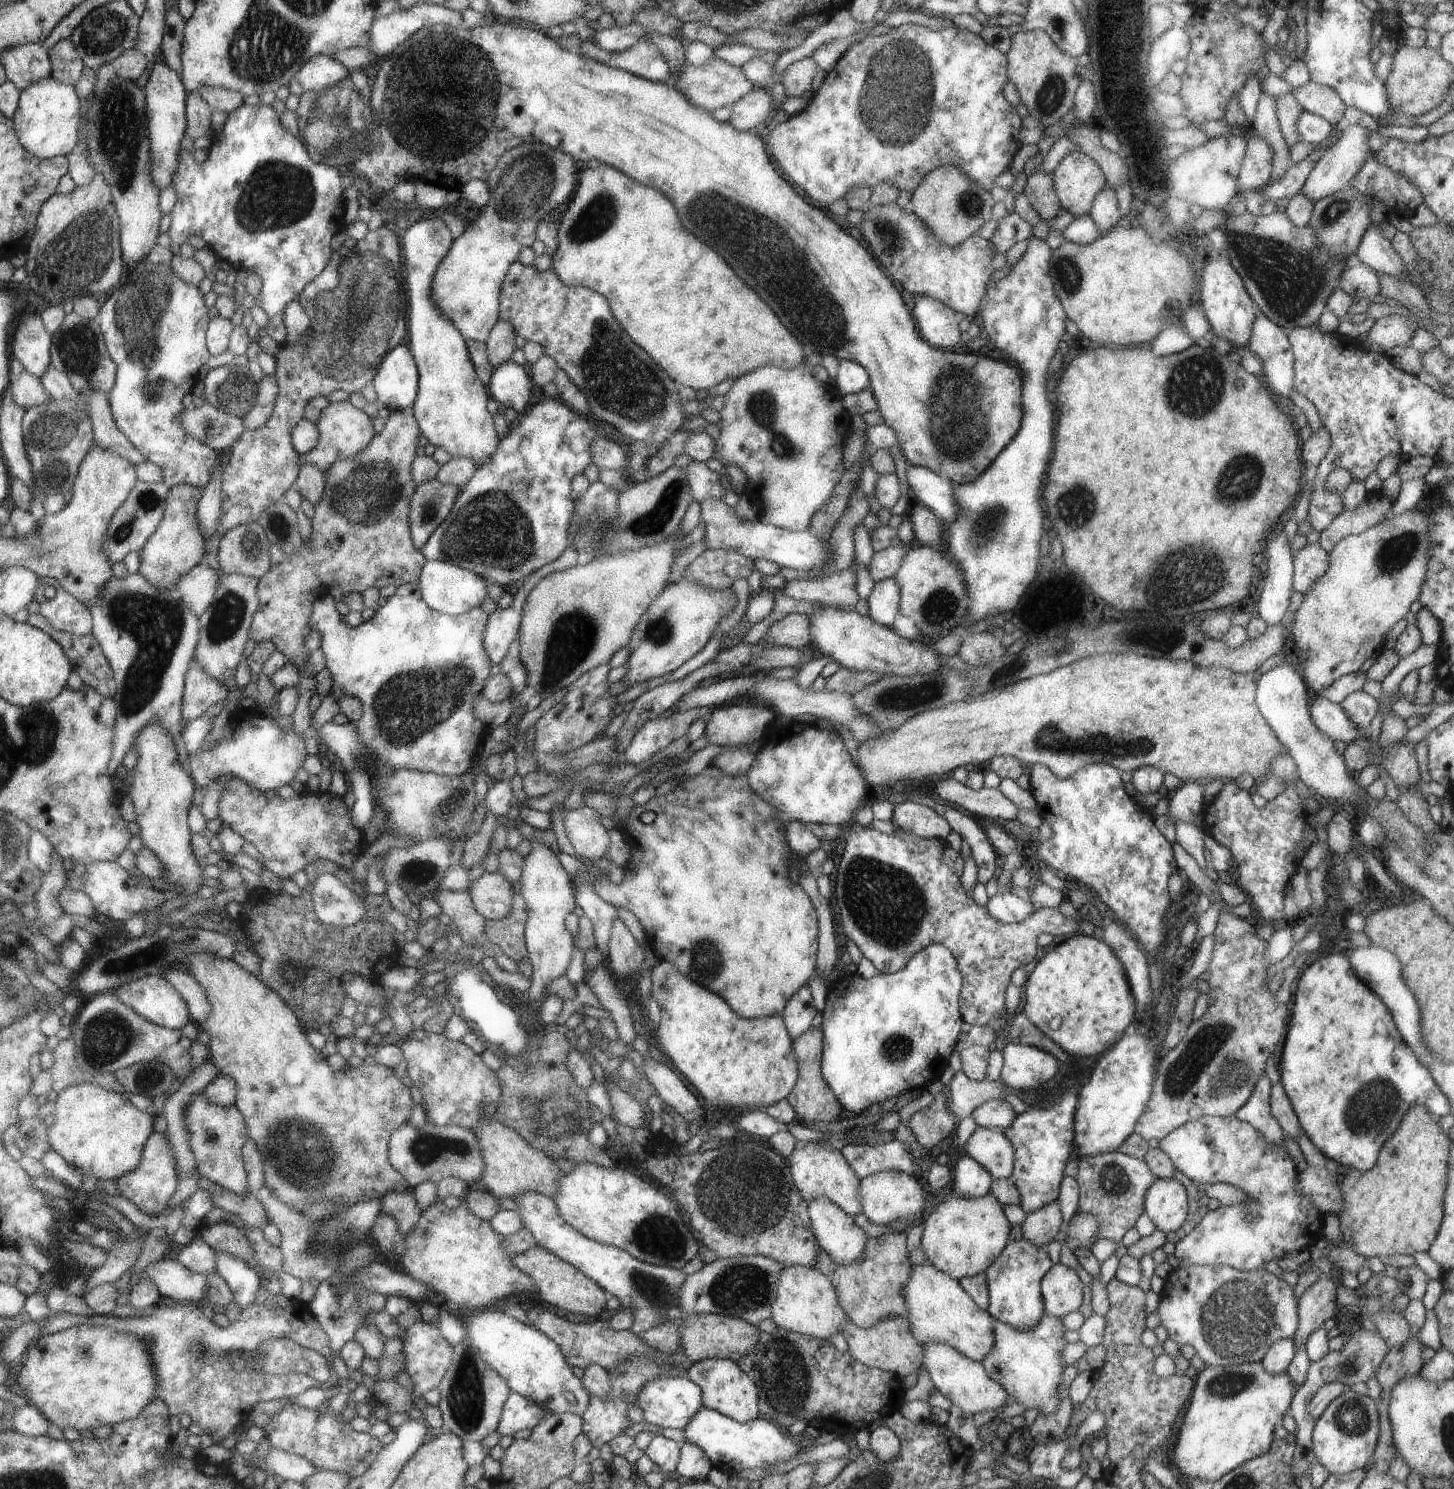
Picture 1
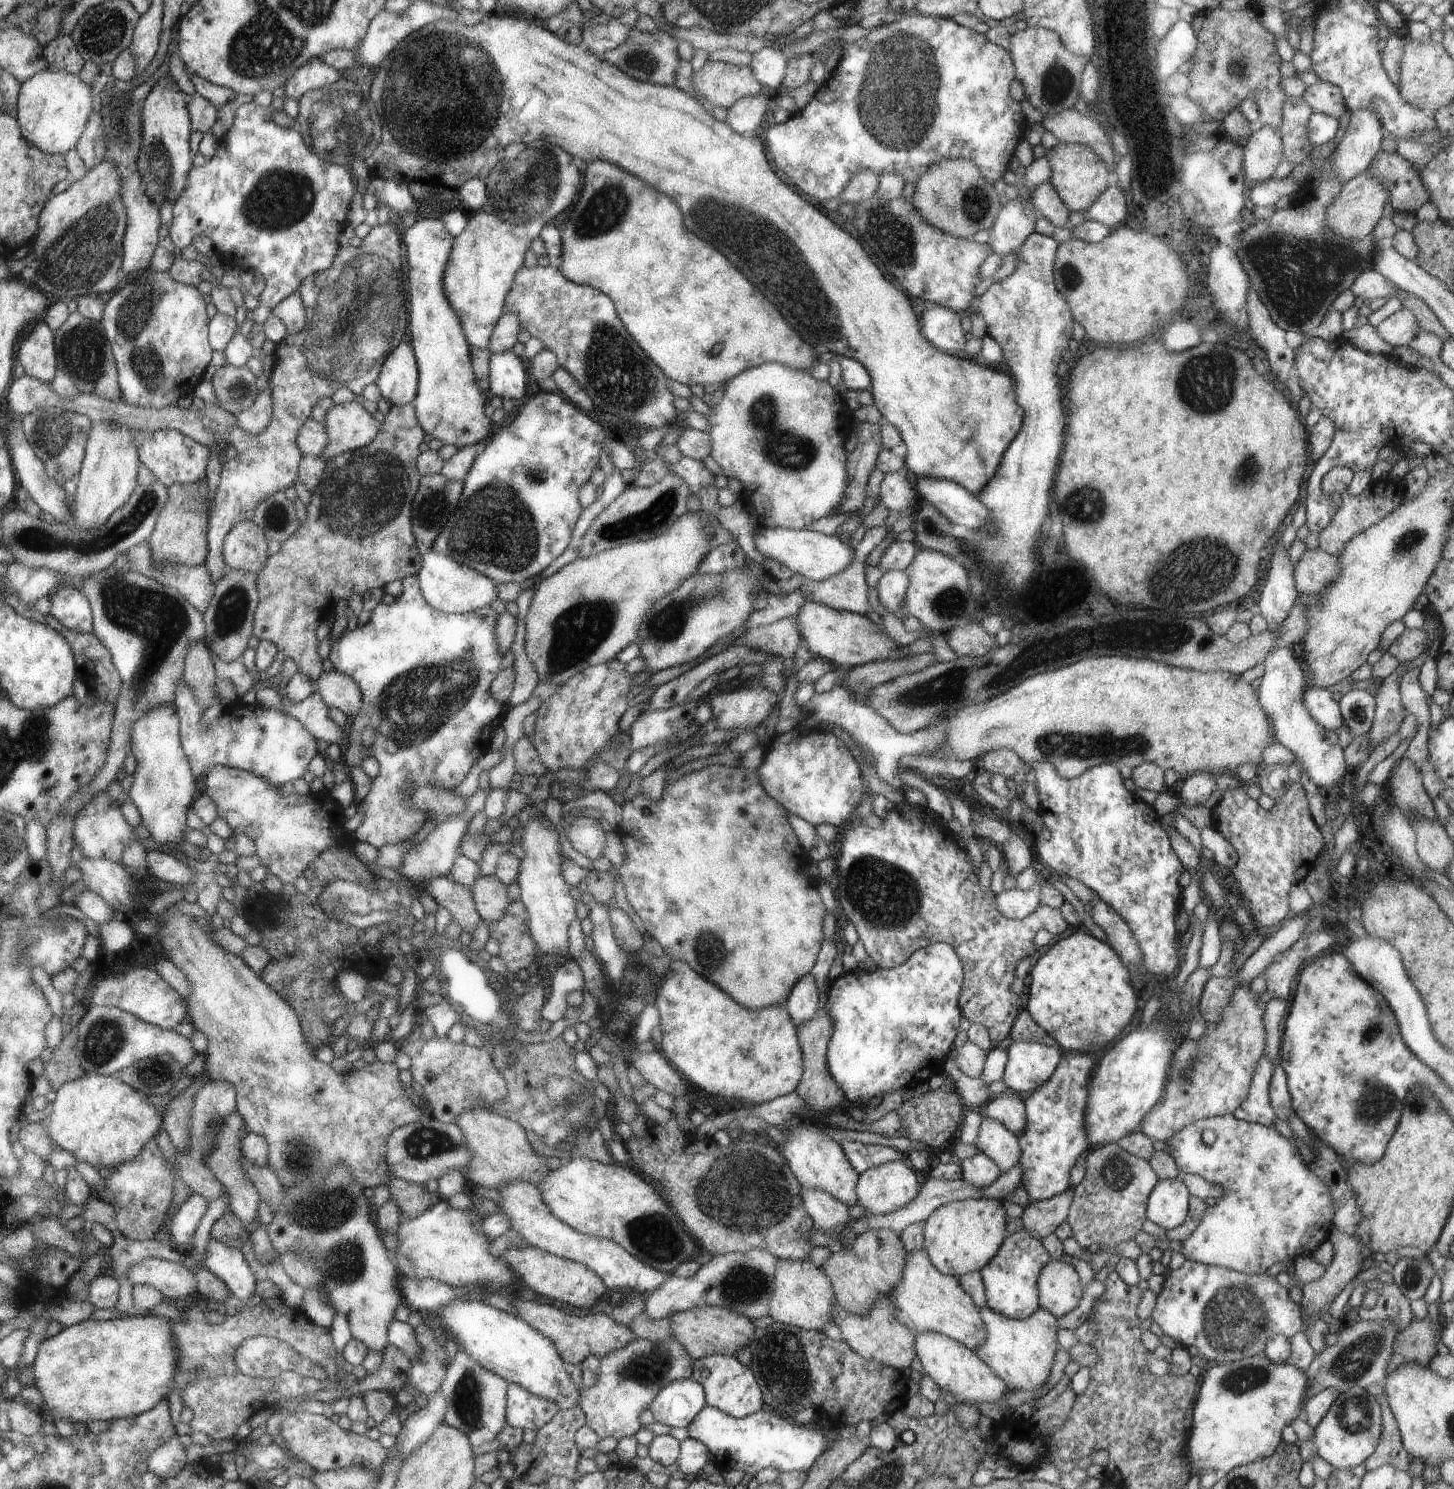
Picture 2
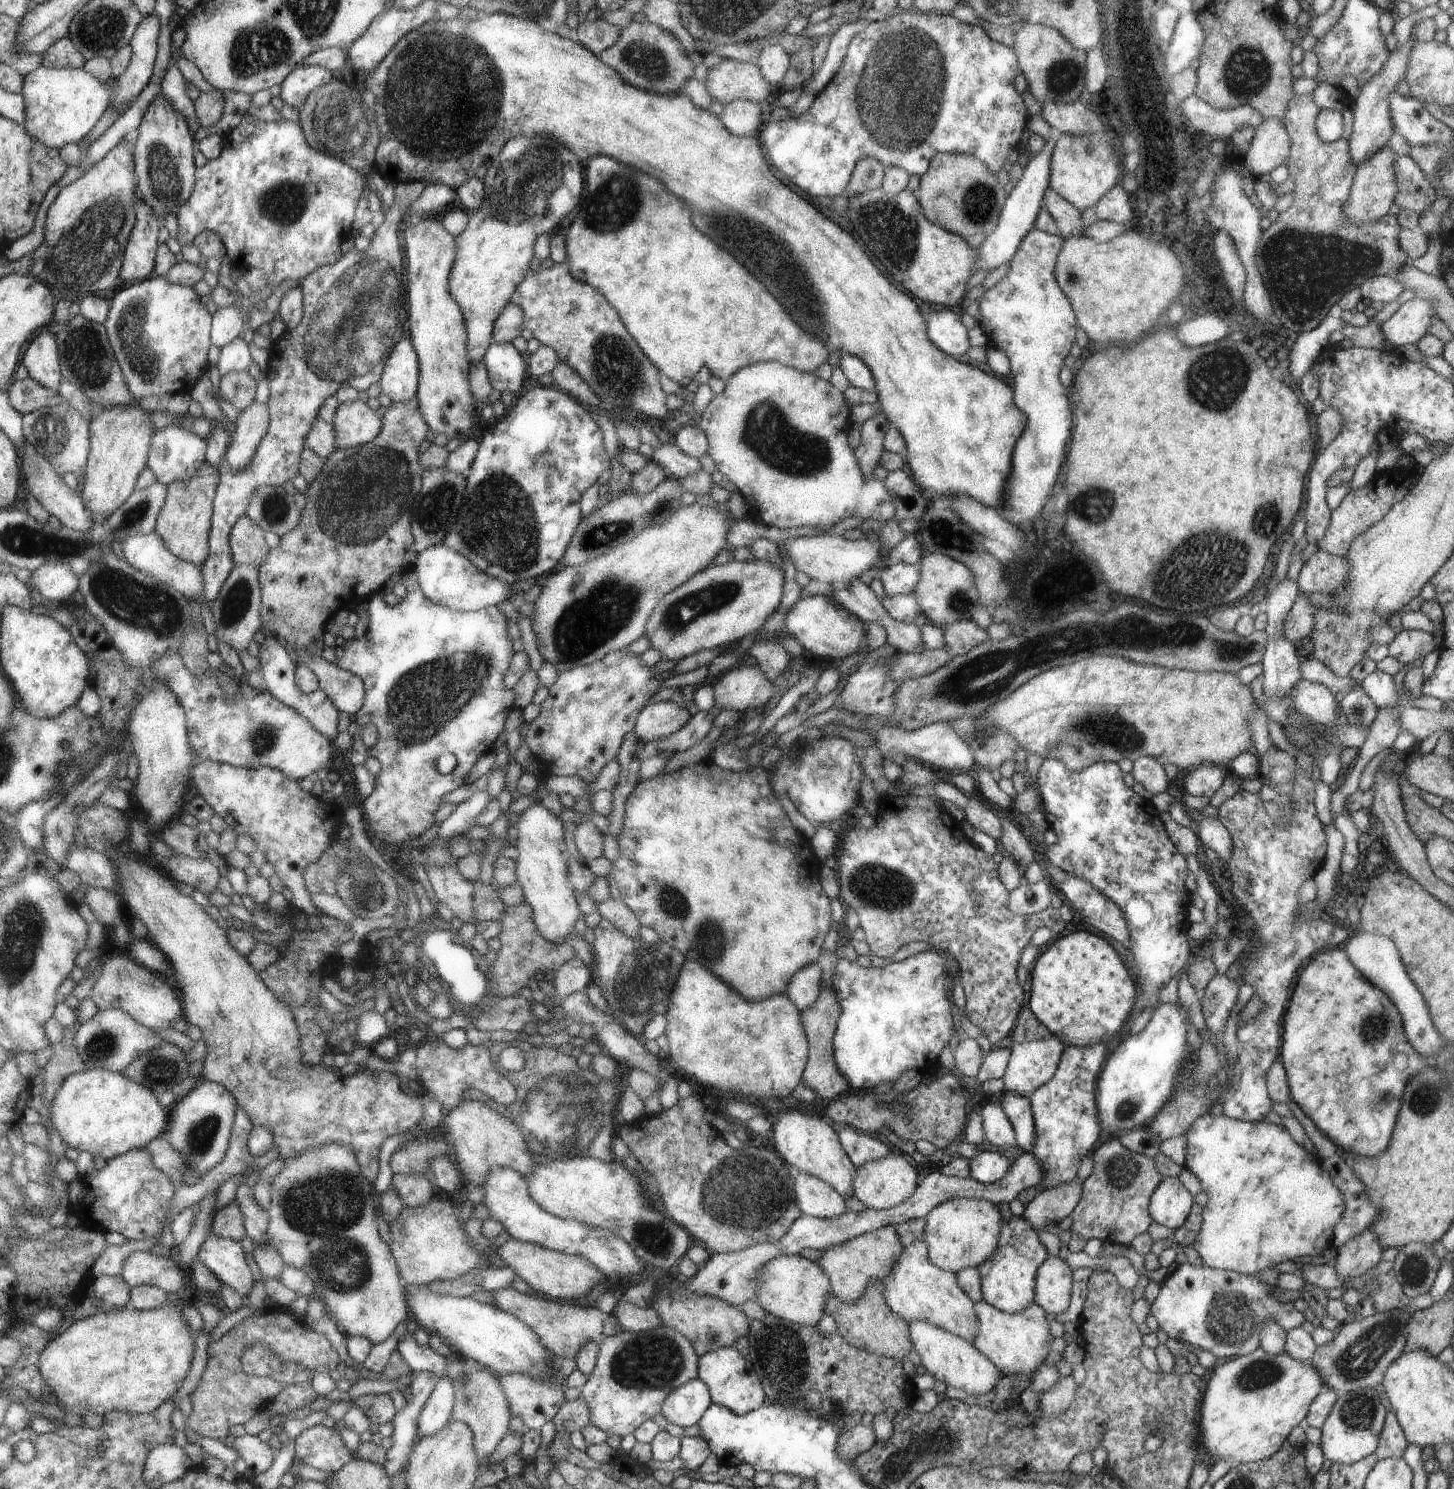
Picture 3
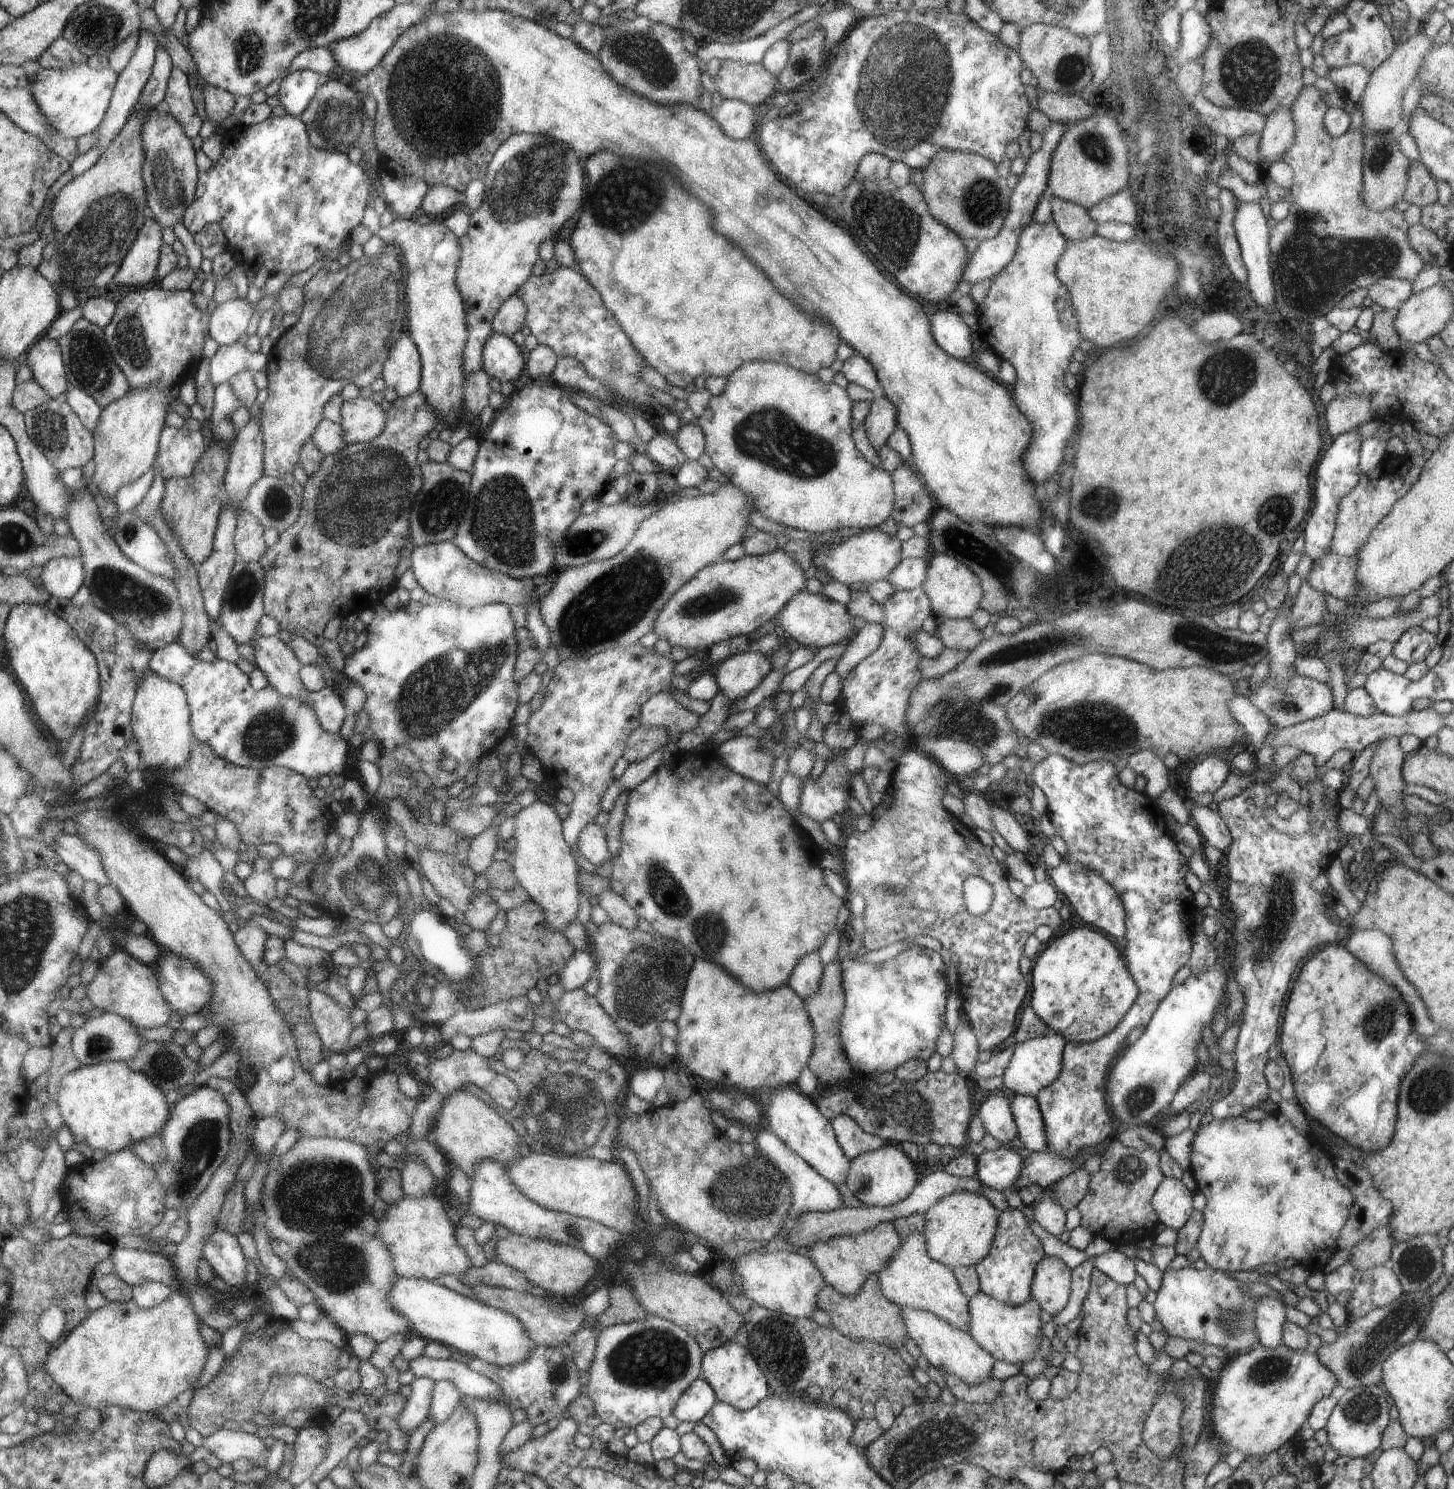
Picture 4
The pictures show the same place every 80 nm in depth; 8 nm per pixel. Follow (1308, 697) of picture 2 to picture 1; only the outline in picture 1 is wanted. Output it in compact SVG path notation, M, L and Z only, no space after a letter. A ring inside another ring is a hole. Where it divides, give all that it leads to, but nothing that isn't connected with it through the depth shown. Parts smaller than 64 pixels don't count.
M1311 693L1309 711L1317 730L1333 741L1342 740L1344 744L1350 744L1362 737L1358 725L1344 712L1340 702L1333 703Z

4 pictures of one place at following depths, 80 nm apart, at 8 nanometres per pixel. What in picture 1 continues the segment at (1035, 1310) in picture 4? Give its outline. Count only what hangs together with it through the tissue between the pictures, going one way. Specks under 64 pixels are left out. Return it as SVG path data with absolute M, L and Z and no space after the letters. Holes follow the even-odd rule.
M1044 1313L1039 1323L1029 1331L1019 1331L1006 1323L996 1321L995 1318L993 1321L995 1330L994 1348L981 1362L982 1366L986 1369L990 1378L1004 1388L1008 1396L1012 1396L1016 1402L1020 1402L1026 1409L1037 1410L1038 1415L1042 1416L1052 1414L1060 1406L1060 1401L1065 1396L1065 1391L1062 1391L1059 1395L1058 1389L1060 1382L1062 1382L1062 1373L1066 1368L1063 1363L1063 1350L1067 1343L1064 1334L1068 1329L1064 1327L1062 1319Z

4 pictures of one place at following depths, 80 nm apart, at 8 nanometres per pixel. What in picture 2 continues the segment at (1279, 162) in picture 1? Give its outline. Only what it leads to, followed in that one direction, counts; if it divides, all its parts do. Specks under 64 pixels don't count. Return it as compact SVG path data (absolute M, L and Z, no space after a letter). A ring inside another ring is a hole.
M1248 2L1248 5L1242 7L1242 10L1229 11L1218 5L1214 5L1213 8L1212 5L1196 13L1191 25L1196 33L1198 44L1191 56L1191 70L1187 74L1191 85L1186 91L1186 95L1206 115L1218 121L1221 121L1234 107L1238 107L1247 96L1252 95L1259 110L1256 127L1270 127L1275 131L1280 131L1282 107L1287 97L1280 88L1282 76L1280 76L1278 67L1282 60L1276 52L1273 34L1257 22L1256 13L1258 13L1258 9L1252 2Z

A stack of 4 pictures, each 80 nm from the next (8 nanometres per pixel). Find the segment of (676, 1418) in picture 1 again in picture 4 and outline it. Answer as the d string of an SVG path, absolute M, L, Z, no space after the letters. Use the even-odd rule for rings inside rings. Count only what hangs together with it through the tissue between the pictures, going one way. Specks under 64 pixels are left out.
M700 1376L681 1394L672 1415L680 1423L701 1422L718 1401L716 1391Z

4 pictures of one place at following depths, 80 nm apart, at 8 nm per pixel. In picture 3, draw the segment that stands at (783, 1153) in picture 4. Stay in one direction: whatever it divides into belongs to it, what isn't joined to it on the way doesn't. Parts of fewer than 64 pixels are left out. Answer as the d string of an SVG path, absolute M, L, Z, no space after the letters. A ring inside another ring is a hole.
M793 1171L793 1175L797 1205L802 1215L829 1219L848 1210L844 1205L846 1198L826 1181L802 1171Z

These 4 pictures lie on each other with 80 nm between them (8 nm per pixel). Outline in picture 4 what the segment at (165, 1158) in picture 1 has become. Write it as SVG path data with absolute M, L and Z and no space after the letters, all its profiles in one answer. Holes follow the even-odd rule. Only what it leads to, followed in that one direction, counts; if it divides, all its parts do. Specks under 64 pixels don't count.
M134 1151L108 1153L100 1162L72 1165L63 1180L63 1210L76 1234L106 1241L125 1235L150 1234L166 1210L167 1192L157 1170Z

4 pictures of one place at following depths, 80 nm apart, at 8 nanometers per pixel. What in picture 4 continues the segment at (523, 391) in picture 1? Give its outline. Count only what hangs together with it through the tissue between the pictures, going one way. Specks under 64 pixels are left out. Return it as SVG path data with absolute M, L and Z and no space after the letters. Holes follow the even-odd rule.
M493 333L484 348L483 369L500 383L513 383L524 370L522 352L507 336Z

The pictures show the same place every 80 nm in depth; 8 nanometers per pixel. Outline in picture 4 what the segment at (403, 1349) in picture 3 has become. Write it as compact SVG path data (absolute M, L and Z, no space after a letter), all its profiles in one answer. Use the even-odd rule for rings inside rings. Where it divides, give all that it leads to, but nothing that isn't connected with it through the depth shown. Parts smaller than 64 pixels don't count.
M430 1348L423 1355L409 1362L409 1369L415 1377L426 1377L437 1381L447 1380L460 1390L462 1396L494 1399L505 1405L505 1394L502 1389L483 1374L473 1371L460 1360L436 1359Z

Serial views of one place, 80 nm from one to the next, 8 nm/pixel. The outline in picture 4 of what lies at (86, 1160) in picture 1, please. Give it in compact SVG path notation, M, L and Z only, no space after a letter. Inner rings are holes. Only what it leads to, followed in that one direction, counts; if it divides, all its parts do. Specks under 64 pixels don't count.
M100 1063L82 1066L60 1082L57 1108L63 1123L80 1143L108 1153L124 1151L138 1141L159 1135L169 1122L165 1092L146 1075L133 1071L128 1063Z

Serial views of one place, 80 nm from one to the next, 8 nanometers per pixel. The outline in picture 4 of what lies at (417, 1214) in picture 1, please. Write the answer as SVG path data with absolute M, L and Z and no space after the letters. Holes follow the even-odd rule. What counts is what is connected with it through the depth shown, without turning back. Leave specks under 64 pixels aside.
M408 1157L401 1172L401 1187L404 1197L421 1197L431 1194L436 1180L429 1168L417 1157Z

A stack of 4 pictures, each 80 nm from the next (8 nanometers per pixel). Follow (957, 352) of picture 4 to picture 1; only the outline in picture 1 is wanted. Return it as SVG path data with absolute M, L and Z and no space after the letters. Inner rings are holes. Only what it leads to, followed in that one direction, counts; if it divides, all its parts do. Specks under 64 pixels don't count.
M928 295L915 298L914 318L918 318L918 330L922 330L922 338L926 338L930 346L942 350L954 350L960 344L964 346L966 336L960 331L960 322L965 314Z

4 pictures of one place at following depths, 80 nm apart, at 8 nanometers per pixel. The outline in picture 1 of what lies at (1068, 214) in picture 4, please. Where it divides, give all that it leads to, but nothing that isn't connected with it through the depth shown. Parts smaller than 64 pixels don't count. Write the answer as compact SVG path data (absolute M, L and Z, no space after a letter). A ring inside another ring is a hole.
M1040 171L1030 175L1023 195L1044 220L1053 219L1061 211L1053 176L1050 173Z

